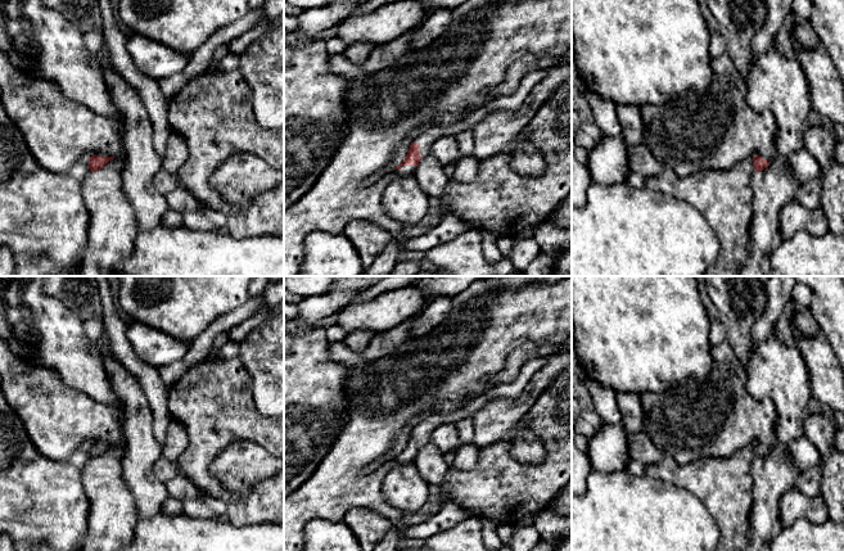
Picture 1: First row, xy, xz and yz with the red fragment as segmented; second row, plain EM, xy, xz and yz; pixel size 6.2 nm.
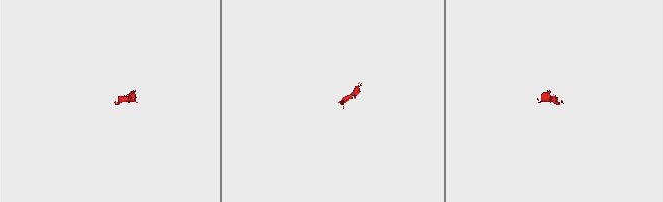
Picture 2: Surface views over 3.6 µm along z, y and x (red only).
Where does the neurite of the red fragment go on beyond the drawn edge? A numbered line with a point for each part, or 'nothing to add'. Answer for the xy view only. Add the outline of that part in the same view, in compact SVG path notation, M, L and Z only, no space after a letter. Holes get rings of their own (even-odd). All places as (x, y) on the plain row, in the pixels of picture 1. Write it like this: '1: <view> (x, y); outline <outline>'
1: xy (59, 419); outline M0 337L0 389L22 420L36 450L50 460L66 460L81 446L91 443L119 446L123 439L122 415L114 406L98 402L68 387L49 367L15 354Z

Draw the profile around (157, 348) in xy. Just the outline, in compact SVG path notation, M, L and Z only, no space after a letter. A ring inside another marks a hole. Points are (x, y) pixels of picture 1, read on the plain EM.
M137 321L127 325L126 337L135 354L155 369L182 360L189 349L188 342L179 340Z

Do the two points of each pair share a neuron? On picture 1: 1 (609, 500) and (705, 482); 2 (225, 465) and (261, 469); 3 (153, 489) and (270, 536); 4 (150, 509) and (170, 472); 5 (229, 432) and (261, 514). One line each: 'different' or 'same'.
1: different
2: same
3: different
4: different
5: same

